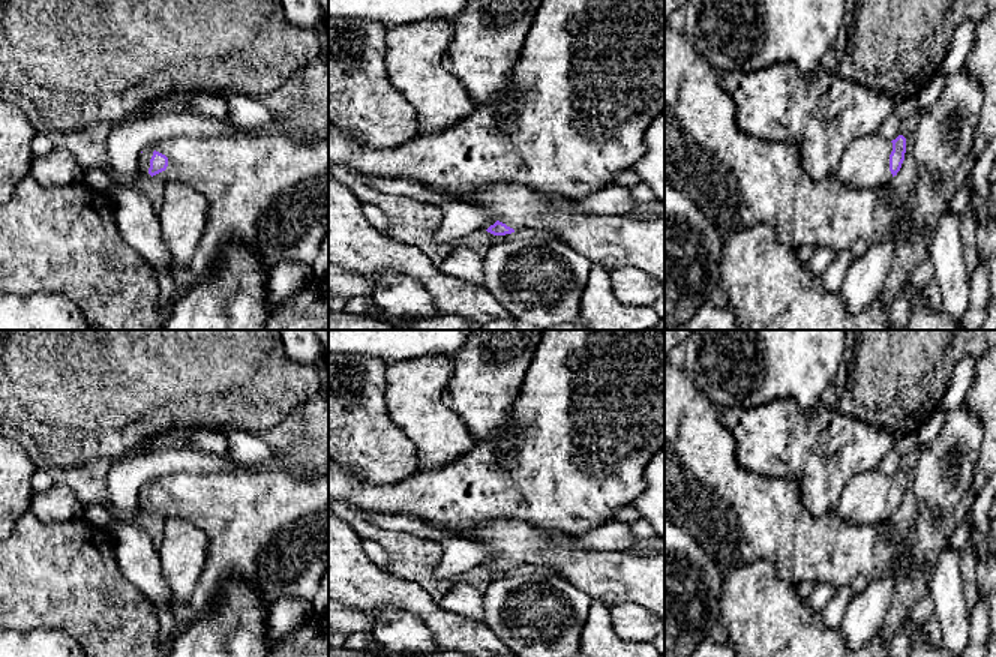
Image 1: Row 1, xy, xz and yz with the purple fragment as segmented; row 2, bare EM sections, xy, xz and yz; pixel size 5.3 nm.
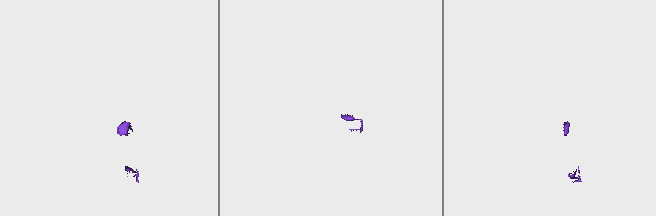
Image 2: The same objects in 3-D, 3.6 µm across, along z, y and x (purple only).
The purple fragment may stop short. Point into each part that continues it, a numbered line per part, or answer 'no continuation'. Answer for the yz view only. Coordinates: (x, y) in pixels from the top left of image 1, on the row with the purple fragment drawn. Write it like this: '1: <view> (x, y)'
1: yz (864, 164)

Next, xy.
1: xy (269, 189)

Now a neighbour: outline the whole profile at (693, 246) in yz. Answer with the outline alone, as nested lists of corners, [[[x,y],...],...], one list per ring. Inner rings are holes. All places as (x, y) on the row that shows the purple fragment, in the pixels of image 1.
[[[664,178],[664,330],[686,324],[720,279],[723,236]]]

